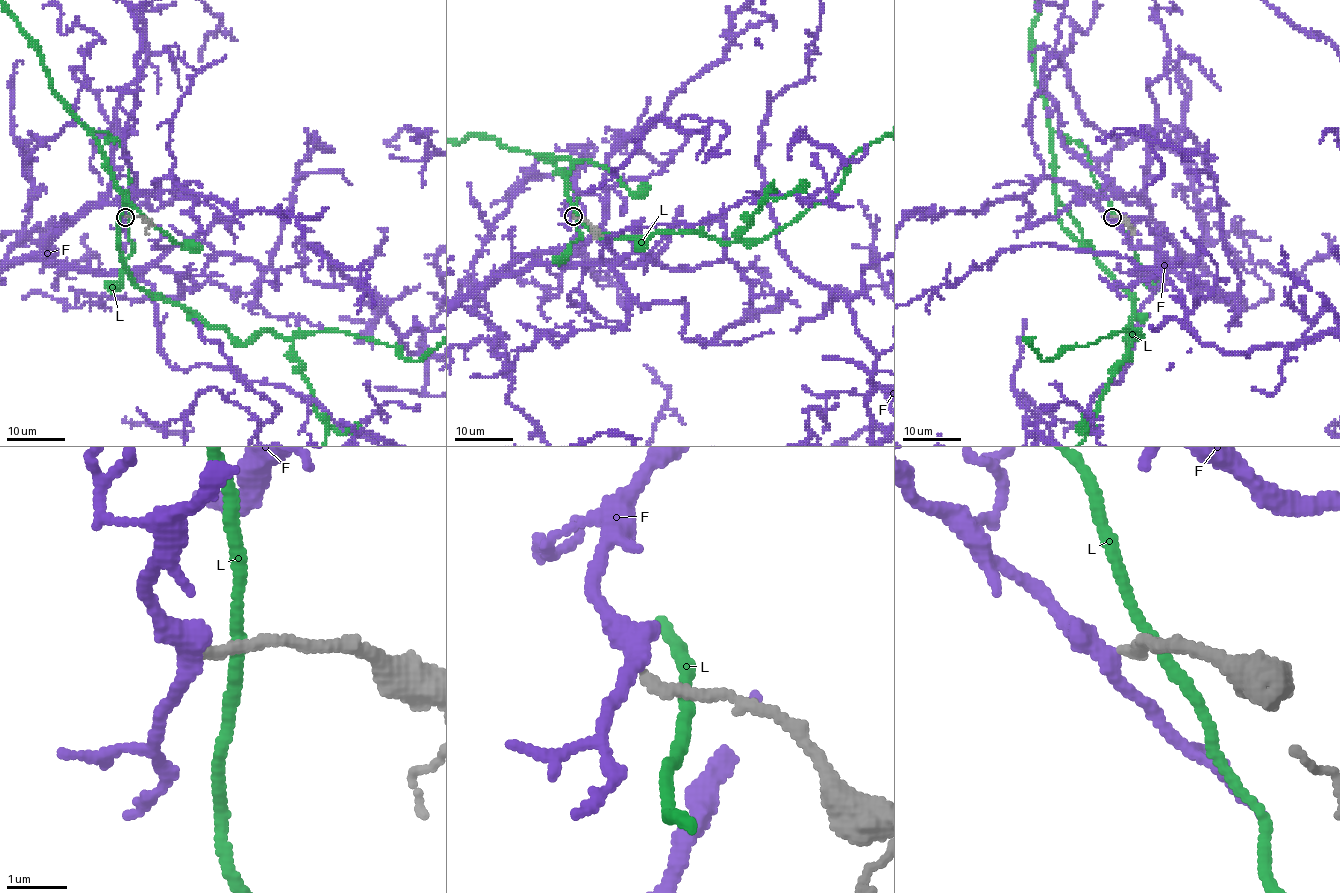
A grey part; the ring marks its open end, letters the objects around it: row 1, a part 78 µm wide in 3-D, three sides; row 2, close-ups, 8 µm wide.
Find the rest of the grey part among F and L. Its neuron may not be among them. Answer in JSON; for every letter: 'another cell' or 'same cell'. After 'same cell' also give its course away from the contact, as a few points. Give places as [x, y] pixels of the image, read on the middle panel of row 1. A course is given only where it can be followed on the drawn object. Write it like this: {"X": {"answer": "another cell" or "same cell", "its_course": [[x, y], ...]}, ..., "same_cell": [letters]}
{"F": {"answer": "another cell"}, "L": {"answer": "another cell"}, "same_cell": []}

